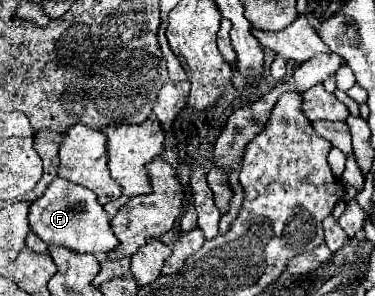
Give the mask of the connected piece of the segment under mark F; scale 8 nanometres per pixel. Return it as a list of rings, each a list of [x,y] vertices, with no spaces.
[[[56,178],[46,192],[36,198],[30,206],[30,226],[36,236],[40,236],[46,244],[70,248],[76,254],[108,254],[114,246],[118,246],[118,238],[112,232],[110,218],[102,204],[96,200],[94,192],[76,186],[68,180]]]

